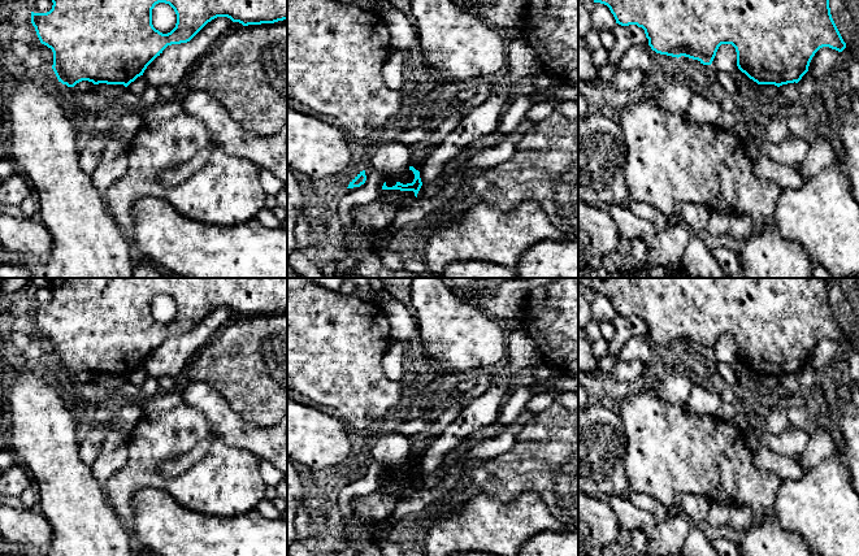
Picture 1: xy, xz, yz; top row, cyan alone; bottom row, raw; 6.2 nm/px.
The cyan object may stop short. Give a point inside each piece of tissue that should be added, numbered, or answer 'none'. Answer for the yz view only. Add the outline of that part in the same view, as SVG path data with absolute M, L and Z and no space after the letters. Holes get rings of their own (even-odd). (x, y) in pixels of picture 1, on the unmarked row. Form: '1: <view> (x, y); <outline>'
none

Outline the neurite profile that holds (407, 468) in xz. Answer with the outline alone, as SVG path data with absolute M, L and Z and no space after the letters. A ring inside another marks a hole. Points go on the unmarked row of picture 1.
M407 461L402 465L394 465L394 466L389 466L386 468L385 473L387 478L392 478L395 477L398 473L407 475L407 474L412 474L415 470L415 465L412 461Z

